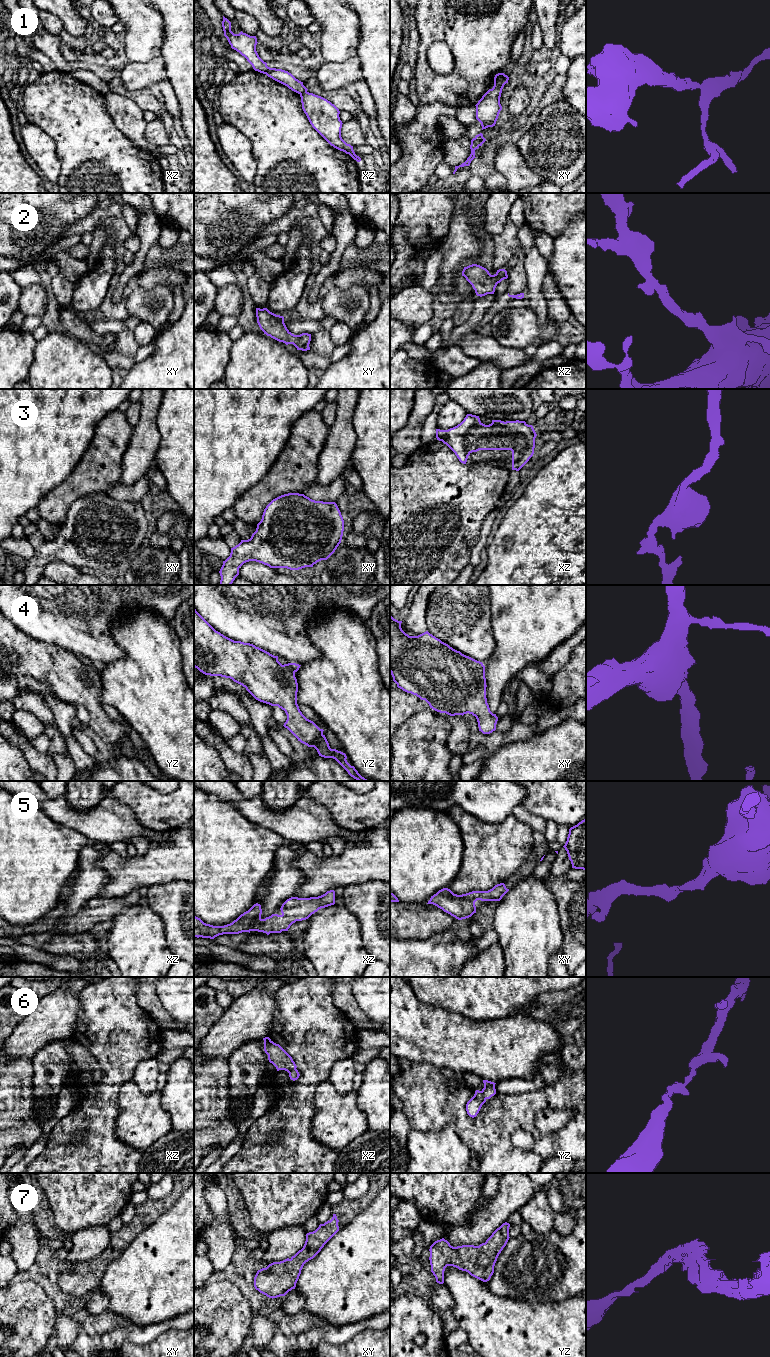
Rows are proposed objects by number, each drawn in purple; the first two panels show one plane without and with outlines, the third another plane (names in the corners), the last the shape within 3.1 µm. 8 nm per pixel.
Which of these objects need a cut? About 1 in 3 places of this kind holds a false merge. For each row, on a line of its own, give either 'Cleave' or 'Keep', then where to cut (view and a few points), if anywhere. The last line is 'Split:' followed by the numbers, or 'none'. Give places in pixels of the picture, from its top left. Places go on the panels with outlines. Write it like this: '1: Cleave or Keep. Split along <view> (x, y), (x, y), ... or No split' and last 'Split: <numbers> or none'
1: Cleave. Split along xz (306, 91), (300, 94)
2: Keep. No split
3: Keep. No split
4: Keep. No split
5: Keep. No split
6: Keep. No split
7: Keep. No split
Split: 1

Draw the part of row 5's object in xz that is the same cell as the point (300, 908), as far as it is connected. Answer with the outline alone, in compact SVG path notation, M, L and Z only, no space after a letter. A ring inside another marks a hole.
M330 890L318 897L298 898L291 897L281 906L281 915L272 914L265 919L261 918L261 905L256 903L248 911L241 914L232 923L224 926L213 926L204 923L194 916L194 937L210 938L223 934L239 934L242 932L258 931L269 935L288 931L296 921L308 919L321 908L335 904L335 891Z

